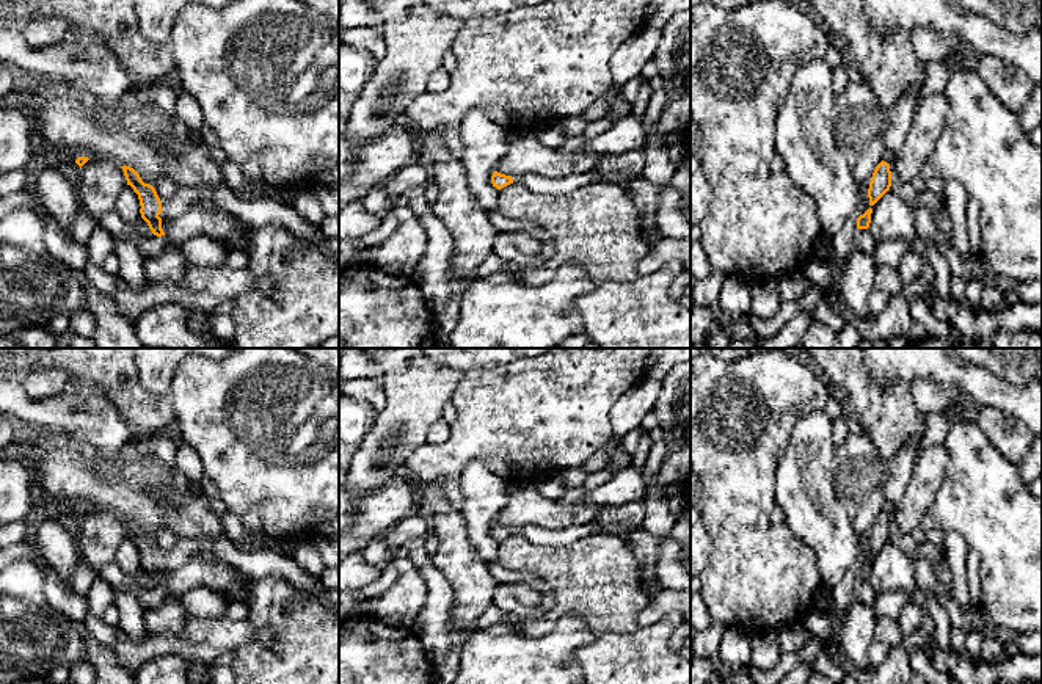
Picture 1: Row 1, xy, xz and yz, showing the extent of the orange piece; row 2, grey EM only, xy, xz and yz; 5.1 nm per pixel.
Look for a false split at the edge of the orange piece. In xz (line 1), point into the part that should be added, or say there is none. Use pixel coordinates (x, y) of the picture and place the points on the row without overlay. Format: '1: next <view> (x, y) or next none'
1: next none

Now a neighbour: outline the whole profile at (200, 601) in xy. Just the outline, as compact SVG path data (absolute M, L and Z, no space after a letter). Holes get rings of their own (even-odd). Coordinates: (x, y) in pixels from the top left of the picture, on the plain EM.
M188 584L179 599L185 613L198 618L224 618L231 604L221 591L198 584Z

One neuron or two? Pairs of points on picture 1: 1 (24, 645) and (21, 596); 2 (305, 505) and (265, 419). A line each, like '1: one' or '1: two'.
1: one
2: one

